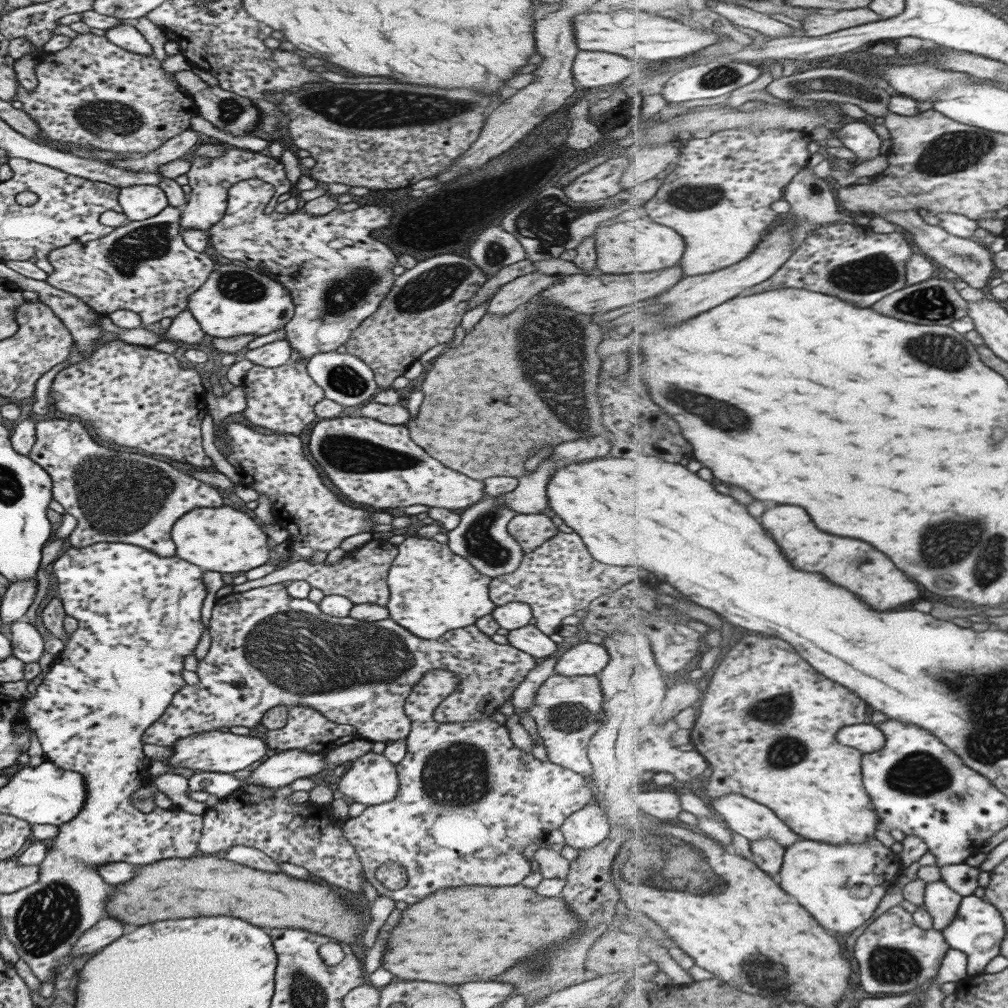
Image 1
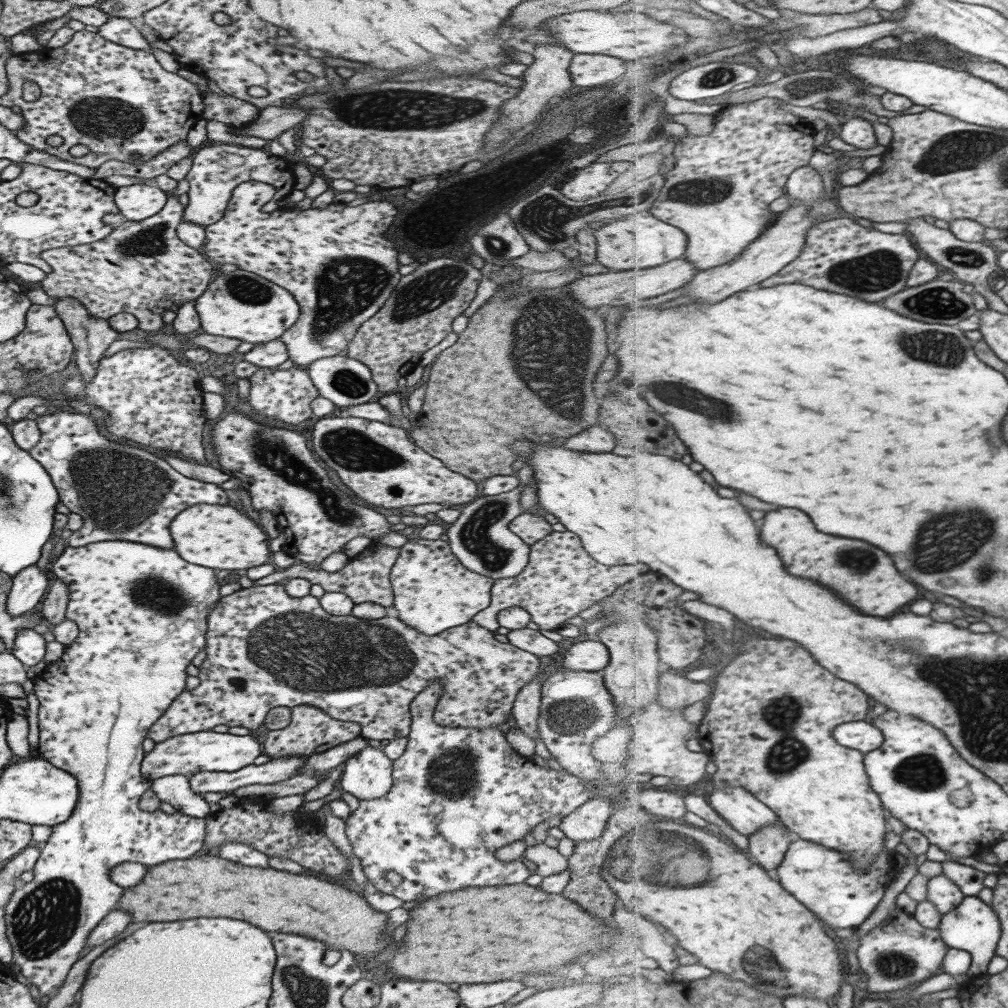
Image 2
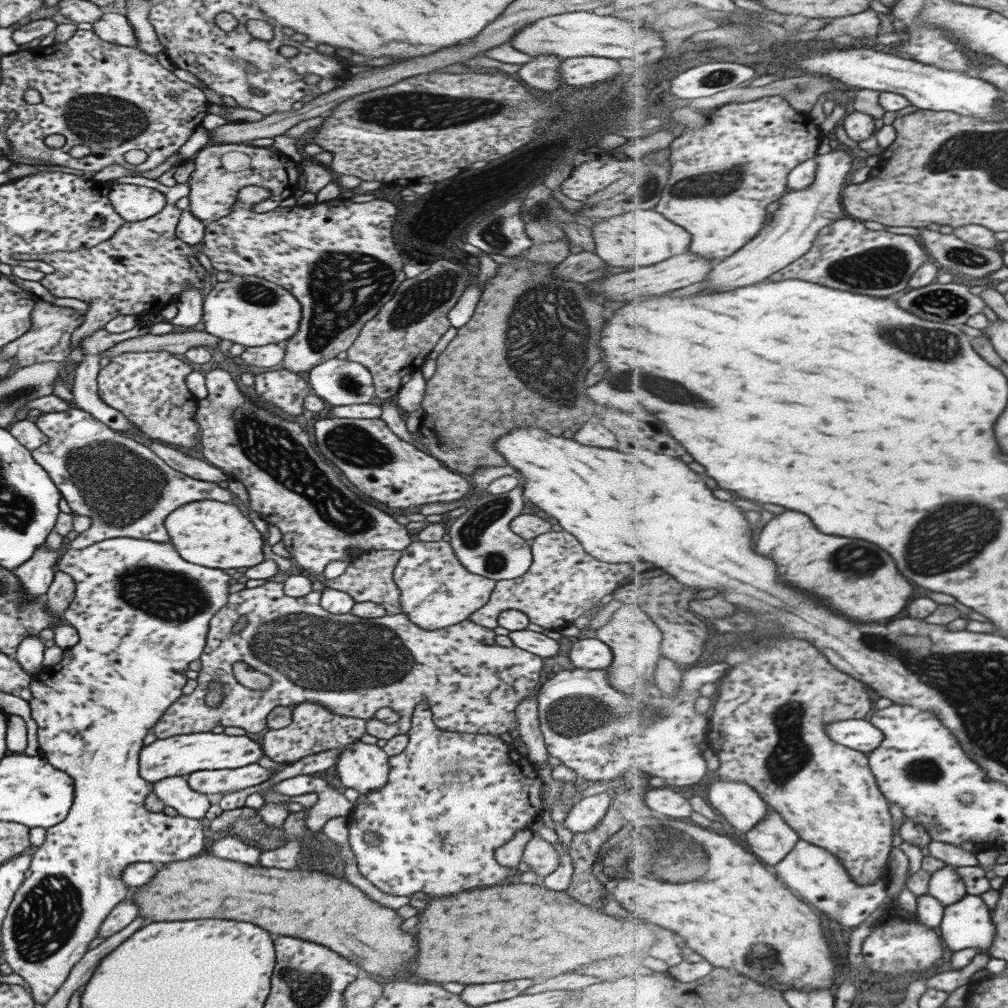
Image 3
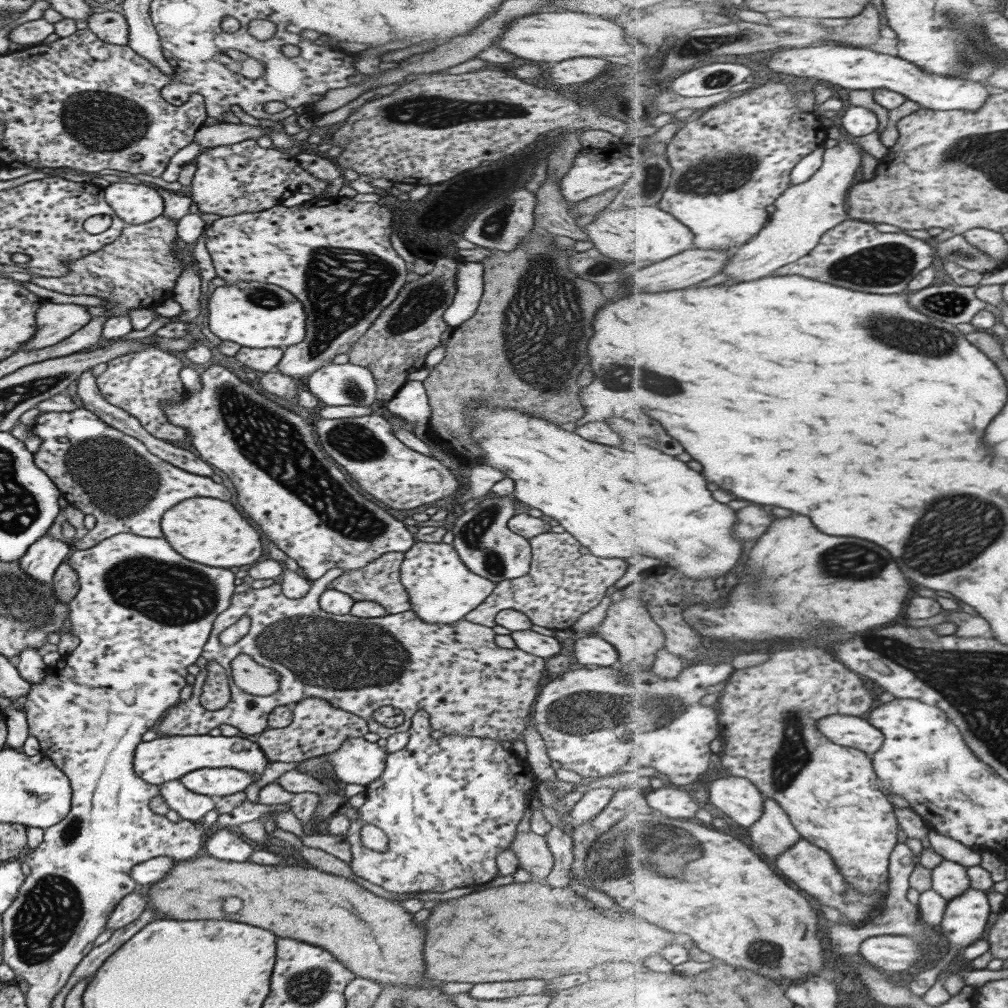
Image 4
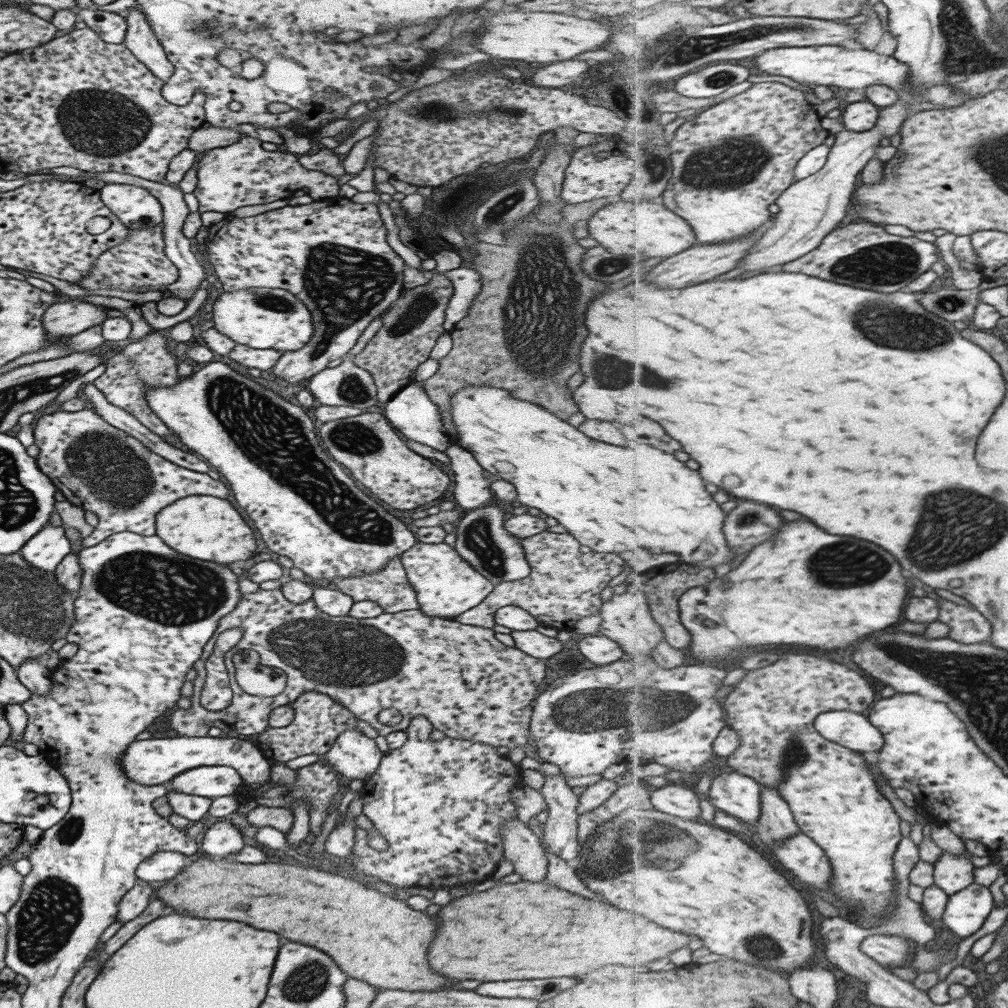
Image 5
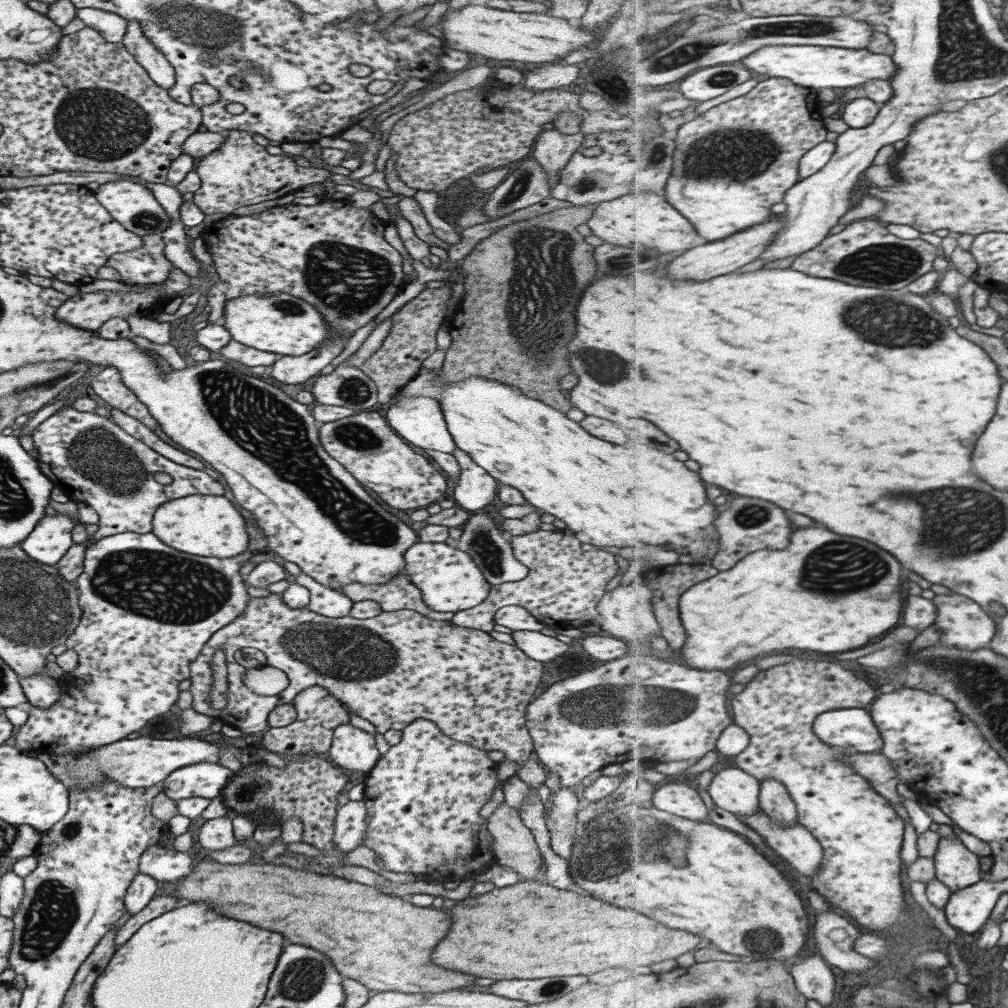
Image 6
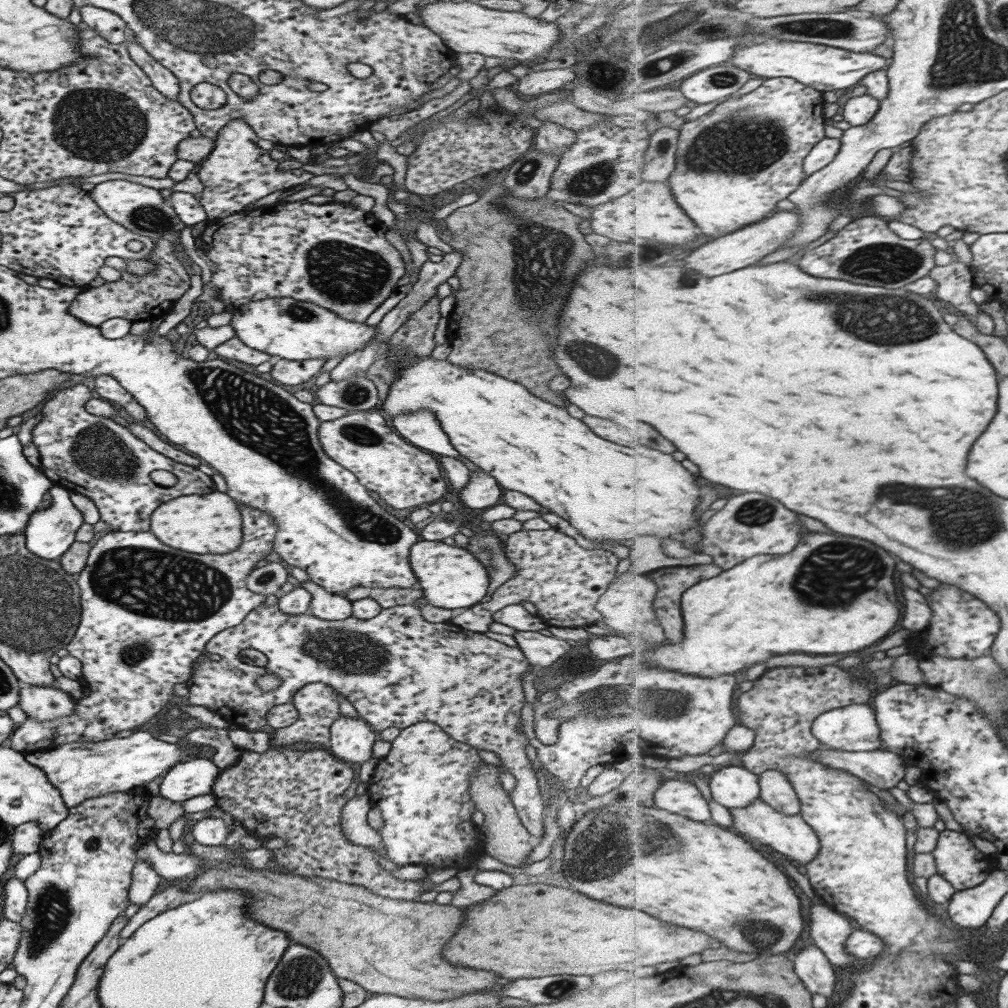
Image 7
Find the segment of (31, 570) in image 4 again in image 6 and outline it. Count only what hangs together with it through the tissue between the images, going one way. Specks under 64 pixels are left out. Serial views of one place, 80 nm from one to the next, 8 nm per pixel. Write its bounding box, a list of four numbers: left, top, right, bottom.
[20,514,75,566]

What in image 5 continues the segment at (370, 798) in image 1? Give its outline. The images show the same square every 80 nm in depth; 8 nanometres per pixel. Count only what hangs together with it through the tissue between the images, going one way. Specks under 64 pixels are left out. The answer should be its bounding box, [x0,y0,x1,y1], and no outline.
[285,729,382,780]

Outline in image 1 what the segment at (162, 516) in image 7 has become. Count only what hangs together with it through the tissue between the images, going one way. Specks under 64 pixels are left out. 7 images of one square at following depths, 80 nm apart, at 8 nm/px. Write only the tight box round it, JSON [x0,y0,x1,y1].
[170,506,273,574]

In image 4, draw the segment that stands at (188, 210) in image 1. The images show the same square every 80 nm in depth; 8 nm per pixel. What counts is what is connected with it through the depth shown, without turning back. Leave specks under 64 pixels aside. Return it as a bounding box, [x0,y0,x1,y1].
[190,139,329,217]

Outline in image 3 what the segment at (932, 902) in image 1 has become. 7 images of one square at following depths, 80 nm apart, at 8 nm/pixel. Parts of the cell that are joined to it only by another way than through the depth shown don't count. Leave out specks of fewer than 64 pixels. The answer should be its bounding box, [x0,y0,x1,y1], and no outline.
[927,866,967,908]

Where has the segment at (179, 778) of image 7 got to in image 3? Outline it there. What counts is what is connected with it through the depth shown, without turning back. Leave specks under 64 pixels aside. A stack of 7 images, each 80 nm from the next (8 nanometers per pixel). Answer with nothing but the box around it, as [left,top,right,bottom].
[185,763,277,794]

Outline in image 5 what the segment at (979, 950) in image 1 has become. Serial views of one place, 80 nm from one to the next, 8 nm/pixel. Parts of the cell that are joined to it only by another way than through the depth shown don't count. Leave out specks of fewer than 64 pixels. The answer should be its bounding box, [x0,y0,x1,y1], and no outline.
[941,883,996,938]

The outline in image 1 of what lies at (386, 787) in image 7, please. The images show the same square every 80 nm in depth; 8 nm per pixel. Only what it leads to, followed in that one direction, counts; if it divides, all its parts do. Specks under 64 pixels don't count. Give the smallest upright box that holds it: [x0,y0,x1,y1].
[339,670,594,904]

